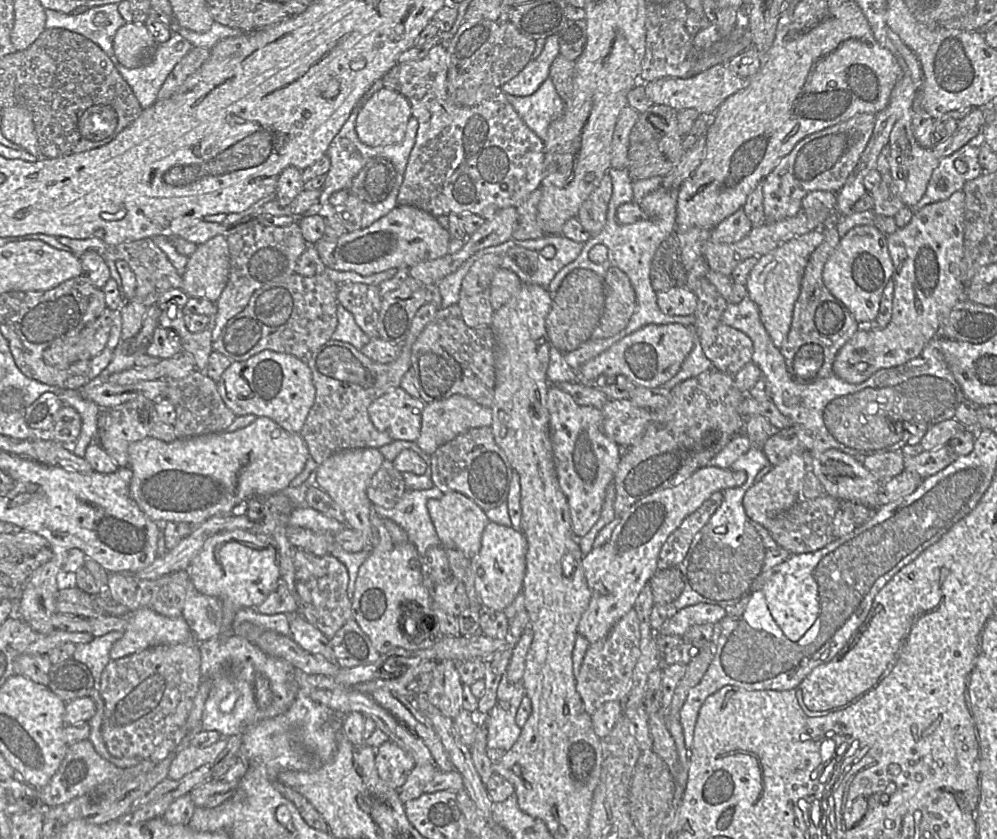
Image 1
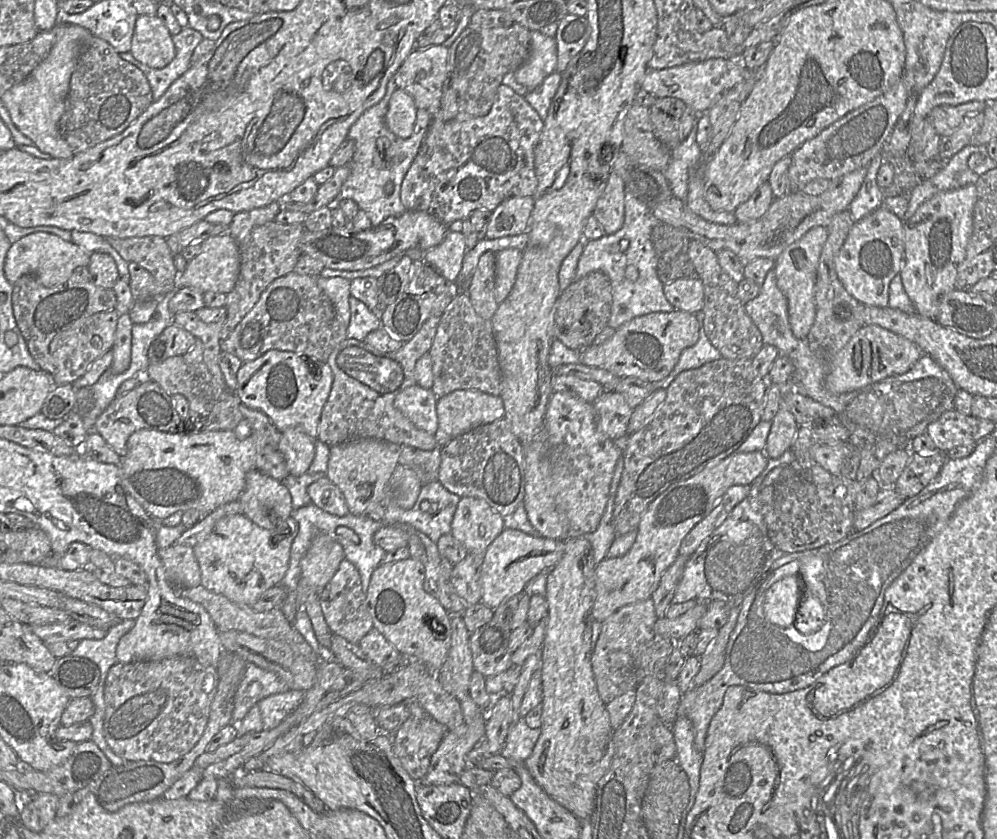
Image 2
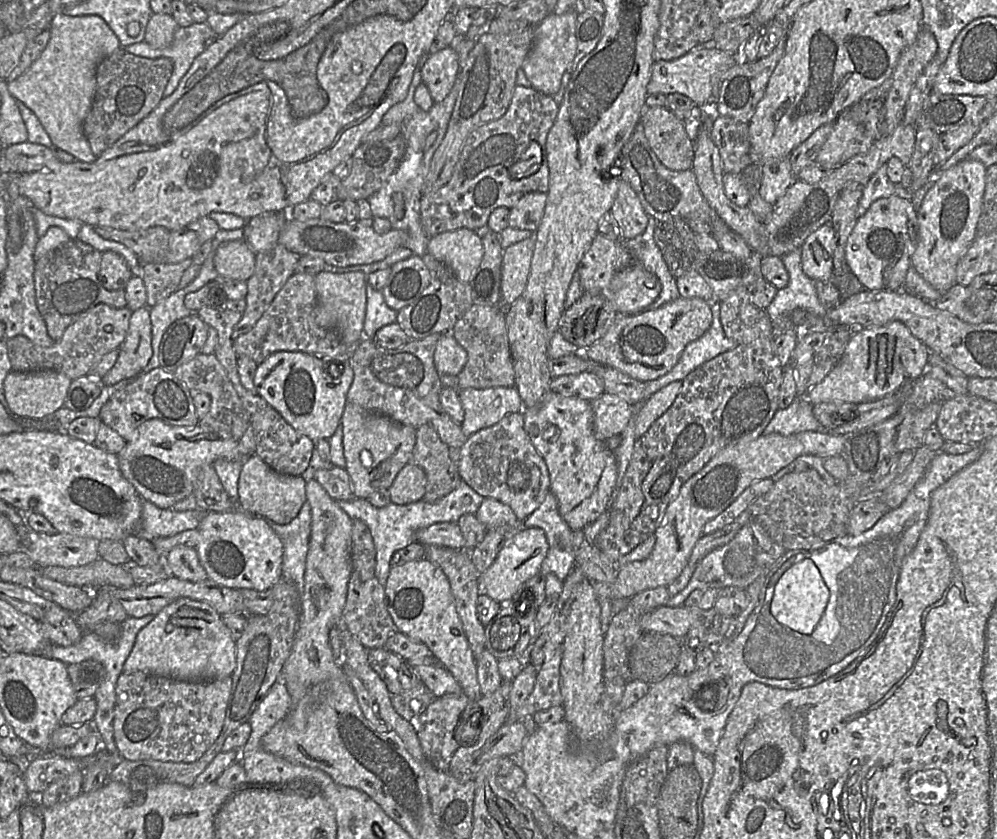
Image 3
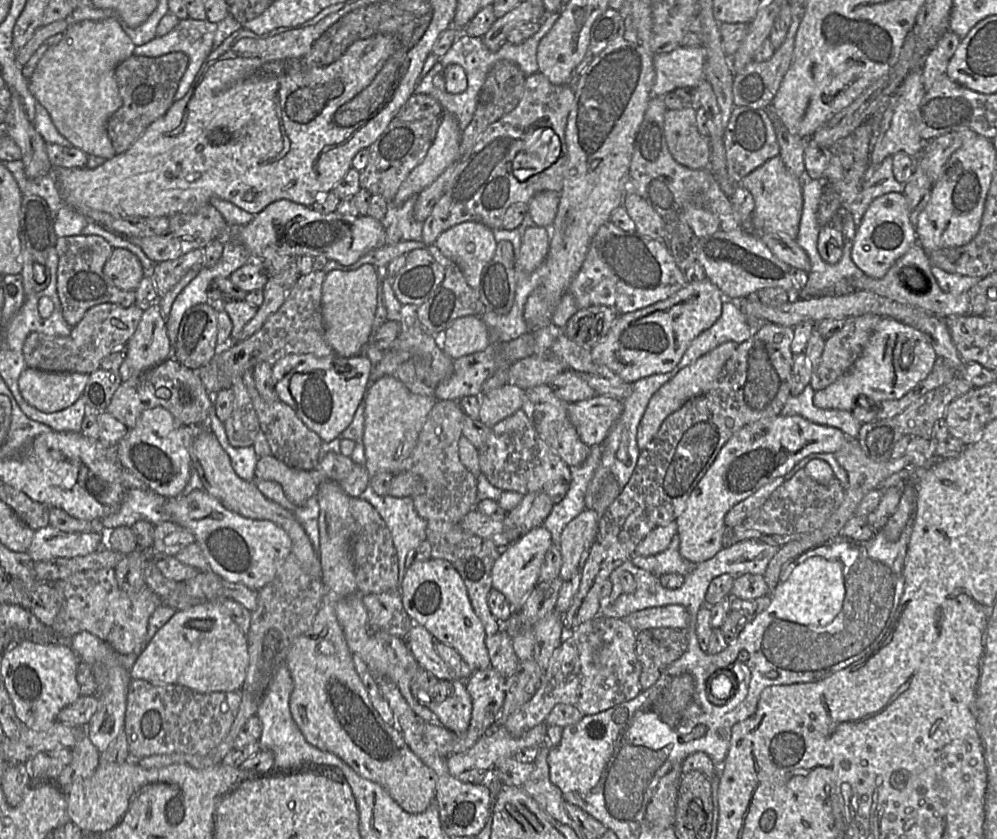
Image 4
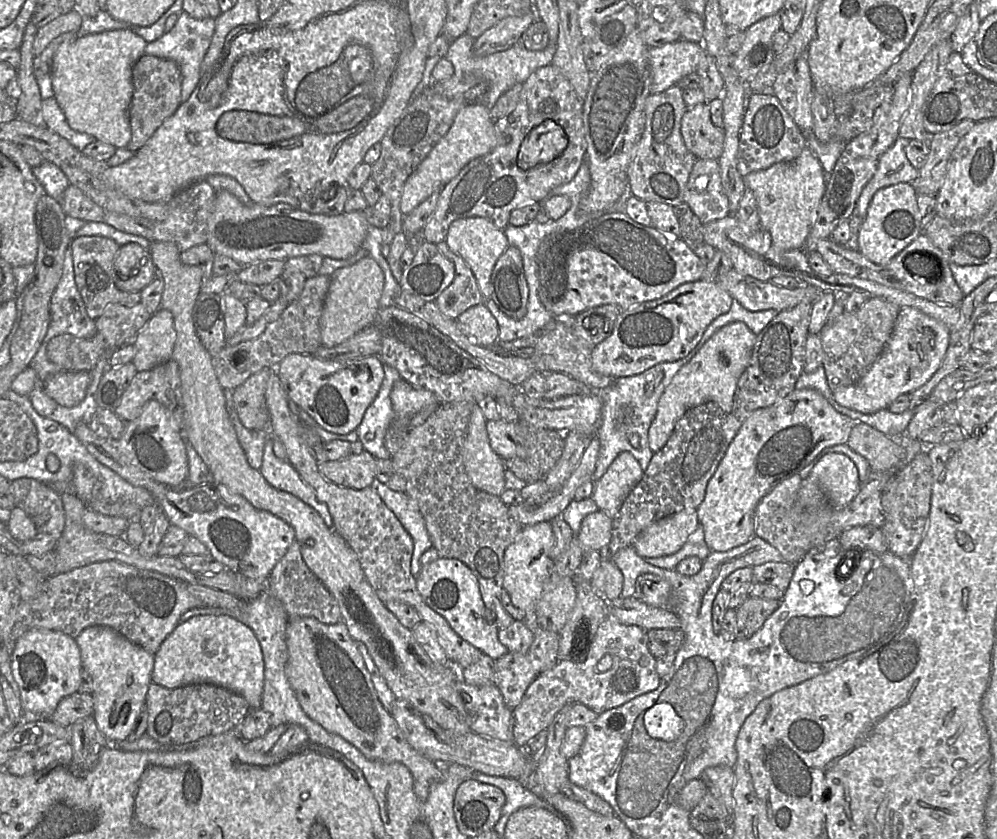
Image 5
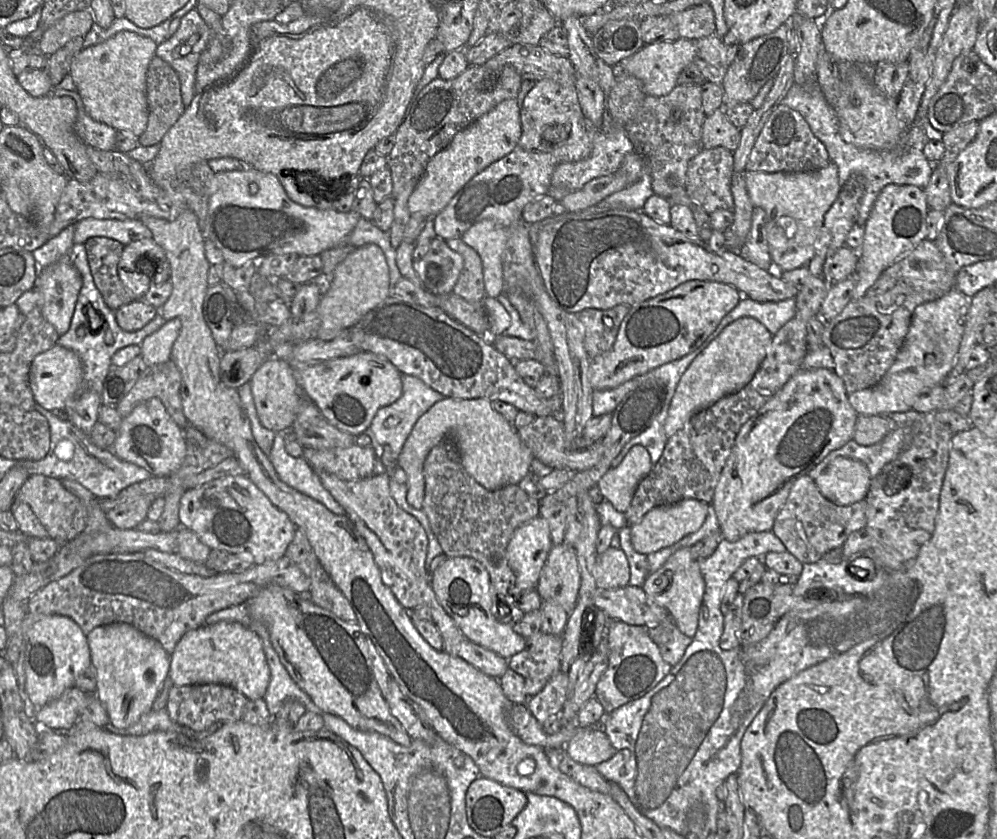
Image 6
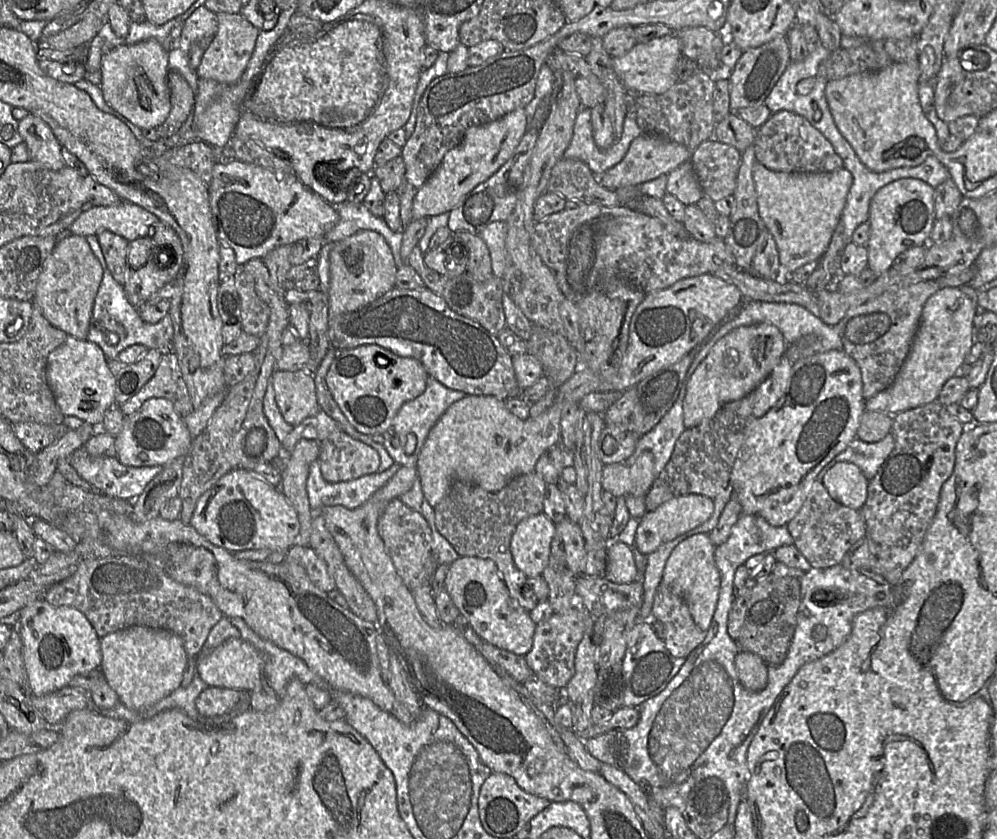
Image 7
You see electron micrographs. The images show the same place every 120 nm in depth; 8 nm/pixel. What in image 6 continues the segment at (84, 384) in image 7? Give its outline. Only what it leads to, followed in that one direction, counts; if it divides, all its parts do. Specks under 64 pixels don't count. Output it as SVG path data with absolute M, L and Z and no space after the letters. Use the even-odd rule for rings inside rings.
M56 344L51 349L37 355L29 372L29 385L36 404L51 412L64 412L70 421L90 435L99 422L98 412L103 405L101 394L84 386L83 364L80 357L67 348Z

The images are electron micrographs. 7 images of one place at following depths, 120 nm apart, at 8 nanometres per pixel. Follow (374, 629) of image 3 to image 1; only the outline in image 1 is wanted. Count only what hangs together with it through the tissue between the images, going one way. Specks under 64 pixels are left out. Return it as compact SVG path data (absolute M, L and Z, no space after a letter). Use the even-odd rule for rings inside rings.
M299 549L294 552L294 568L297 613L331 639L352 618L352 604L347 593L349 583L347 568L330 555L318 557Z

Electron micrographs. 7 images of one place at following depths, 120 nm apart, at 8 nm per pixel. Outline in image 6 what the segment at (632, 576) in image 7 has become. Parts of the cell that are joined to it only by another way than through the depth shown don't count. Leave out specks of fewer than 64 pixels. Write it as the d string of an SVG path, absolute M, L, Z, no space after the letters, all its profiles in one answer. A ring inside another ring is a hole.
M609 547L598 555L594 576L598 588L616 589L629 586L630 567L624 551L620 548Z

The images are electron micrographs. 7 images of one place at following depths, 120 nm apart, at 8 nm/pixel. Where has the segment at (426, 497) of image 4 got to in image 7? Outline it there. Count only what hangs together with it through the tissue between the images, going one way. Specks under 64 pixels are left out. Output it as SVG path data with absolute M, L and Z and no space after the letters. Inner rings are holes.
M535 471L513 478L498 492L487 492L475 484L456 481L434 507L437 530L448 540L459 556L492 560L510 595L528 612L539 602L522 594L528 578L516 566L510 543L516 526L522 520L543 511L546 485L545 480Z

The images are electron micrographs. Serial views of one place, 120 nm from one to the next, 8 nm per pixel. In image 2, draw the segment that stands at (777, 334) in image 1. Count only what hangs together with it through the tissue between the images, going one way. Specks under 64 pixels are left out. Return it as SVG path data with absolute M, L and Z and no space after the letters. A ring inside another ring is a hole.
M817 226L810 229L799 240L789 245L775 259L773 266L776 285L788 302L788 316L791 330L798 339L805 339L815 320L814 287L819 257L826 239L826 227Z

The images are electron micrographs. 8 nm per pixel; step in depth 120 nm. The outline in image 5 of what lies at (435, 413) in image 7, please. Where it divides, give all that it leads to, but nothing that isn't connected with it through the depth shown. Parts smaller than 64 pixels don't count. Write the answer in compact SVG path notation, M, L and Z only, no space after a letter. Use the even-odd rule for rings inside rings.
M385 363L384 371L385 377L379 392L355 429L359 436L358 440L363 443L364 451L368 451L376 459L391 458L384 444L387 429L395 419L390 393L395 381L402 378L395 368Z

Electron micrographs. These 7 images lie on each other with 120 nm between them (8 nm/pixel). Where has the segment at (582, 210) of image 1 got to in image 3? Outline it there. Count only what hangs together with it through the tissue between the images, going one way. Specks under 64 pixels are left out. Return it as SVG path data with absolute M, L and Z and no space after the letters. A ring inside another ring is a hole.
M624 180L619 183L617 195L609 213L616 220L619 237L623 240L640 236L648 225L648 214L635 191Z

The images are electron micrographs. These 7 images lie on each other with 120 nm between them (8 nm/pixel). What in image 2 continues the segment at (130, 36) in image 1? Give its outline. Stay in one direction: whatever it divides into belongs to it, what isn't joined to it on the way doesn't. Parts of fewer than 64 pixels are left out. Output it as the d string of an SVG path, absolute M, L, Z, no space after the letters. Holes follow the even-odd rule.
M156 14L138 15L129 52L151 68L162 68L174 58L172 35Z

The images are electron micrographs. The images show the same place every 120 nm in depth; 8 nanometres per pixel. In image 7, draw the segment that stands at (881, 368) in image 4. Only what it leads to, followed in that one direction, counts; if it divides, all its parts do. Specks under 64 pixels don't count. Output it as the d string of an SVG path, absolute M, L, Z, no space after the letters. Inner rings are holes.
M959 287L940 288L927 299L911 349L893 383L865 400L866 411L896 415L936 401L944 383L956 370L975 343L979 308Z

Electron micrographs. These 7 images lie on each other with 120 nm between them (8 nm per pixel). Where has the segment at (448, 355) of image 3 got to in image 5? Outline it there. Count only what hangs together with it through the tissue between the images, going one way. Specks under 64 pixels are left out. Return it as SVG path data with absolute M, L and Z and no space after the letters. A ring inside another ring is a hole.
M485 303L469 308L456 318L459 330L473 342L492 347L498 341L498 323Z

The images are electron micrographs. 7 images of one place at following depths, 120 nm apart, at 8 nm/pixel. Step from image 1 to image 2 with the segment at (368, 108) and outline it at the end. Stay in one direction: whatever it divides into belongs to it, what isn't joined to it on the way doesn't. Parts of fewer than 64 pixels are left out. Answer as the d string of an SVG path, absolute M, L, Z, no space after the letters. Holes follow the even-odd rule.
M395 90L391 95L385 123L397 137L406 139L413 133L417 116L417 106L413 97L404 90Z

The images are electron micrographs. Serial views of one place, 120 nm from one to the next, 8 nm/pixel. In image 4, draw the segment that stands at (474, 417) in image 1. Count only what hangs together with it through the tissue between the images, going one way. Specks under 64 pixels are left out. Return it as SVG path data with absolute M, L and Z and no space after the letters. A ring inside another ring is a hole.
M511 384L481 393L478 419L492 427L522 409L526 390Z

